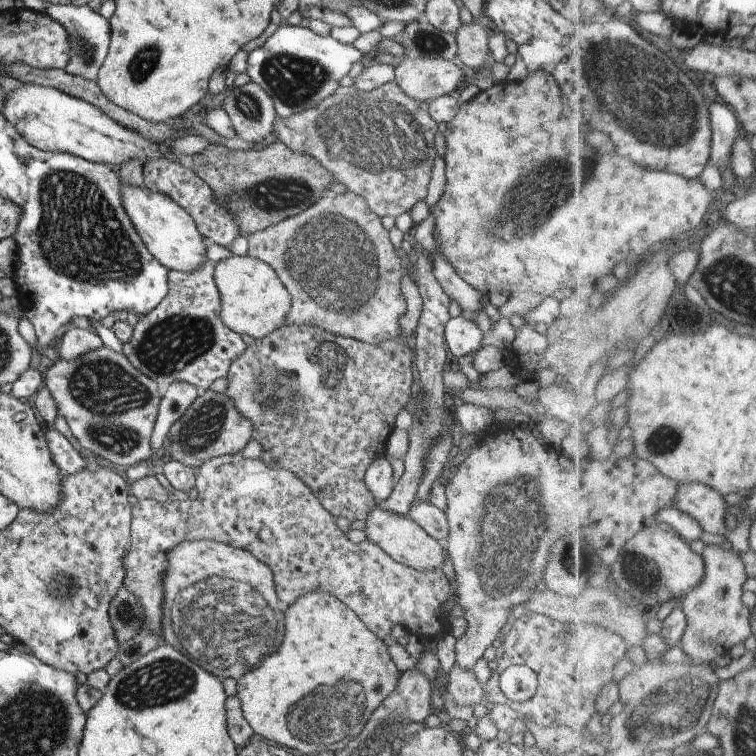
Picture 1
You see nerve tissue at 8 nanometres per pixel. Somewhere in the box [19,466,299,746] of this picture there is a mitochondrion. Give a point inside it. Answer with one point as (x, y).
(228, 621)

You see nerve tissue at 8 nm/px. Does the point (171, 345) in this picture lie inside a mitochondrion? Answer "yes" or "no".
yes

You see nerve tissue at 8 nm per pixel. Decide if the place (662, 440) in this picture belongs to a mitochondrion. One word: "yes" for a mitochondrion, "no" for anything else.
yes

